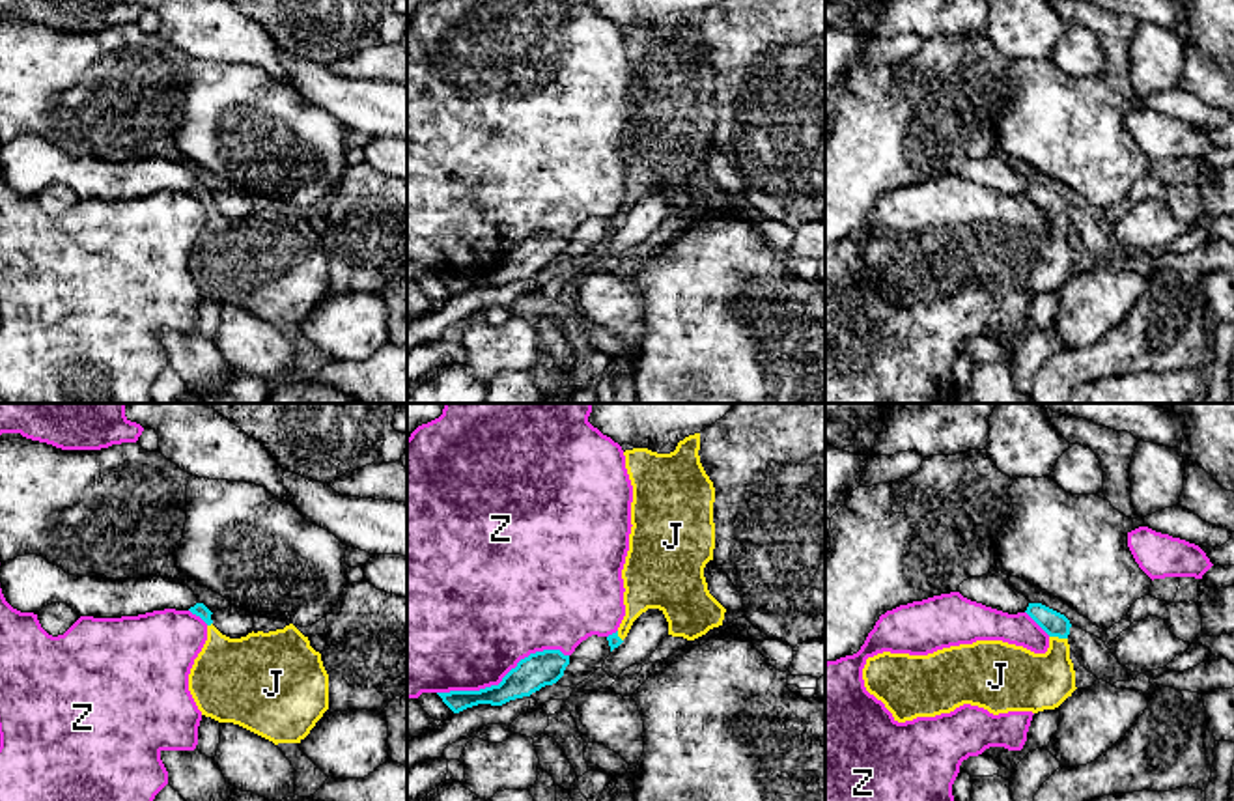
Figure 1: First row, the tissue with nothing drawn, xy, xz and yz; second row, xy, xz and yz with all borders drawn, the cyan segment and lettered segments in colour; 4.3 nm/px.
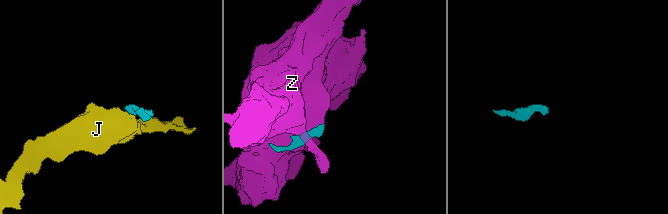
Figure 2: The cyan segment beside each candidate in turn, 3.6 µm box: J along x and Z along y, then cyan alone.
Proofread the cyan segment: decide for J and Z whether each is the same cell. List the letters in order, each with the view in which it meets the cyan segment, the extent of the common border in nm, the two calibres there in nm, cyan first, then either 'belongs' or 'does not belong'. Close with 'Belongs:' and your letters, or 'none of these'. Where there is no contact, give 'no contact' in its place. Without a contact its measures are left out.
J: contact in yz; length 80 nm; calibres 110 and 280 nm; belongs
Z: contact in xz; length 600 nm; calibres 150 and 500 nm; does not belong
Belongs: J

